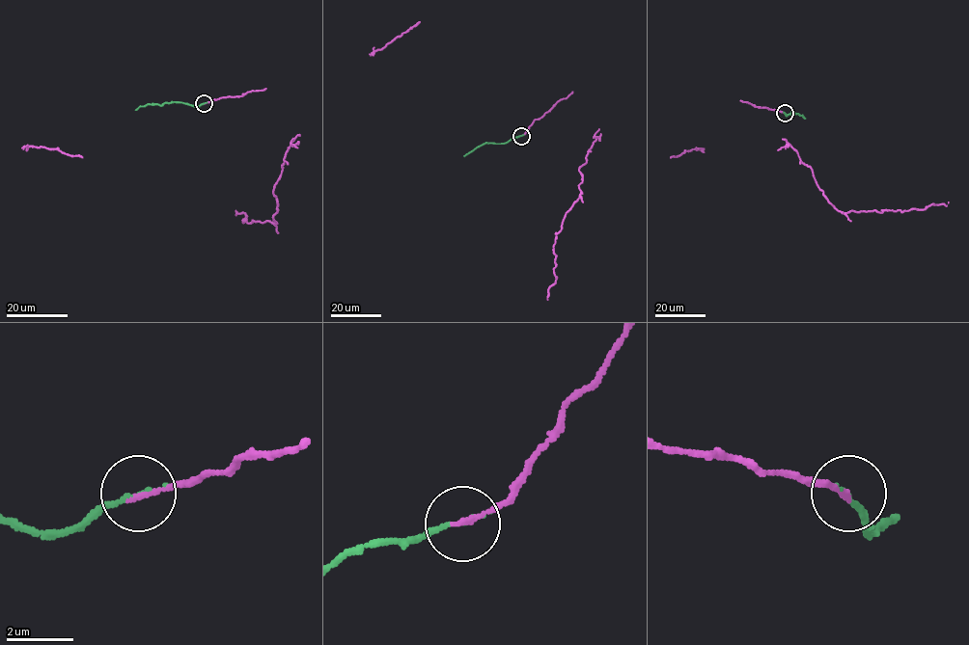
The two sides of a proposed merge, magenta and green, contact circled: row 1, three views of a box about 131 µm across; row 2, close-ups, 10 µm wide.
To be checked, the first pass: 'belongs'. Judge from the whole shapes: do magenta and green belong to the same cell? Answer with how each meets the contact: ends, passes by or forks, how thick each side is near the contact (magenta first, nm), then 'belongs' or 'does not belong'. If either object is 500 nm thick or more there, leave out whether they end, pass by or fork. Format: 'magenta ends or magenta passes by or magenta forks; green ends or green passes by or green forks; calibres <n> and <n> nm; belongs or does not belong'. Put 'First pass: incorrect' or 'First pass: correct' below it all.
magenta ends; green ends; calibres 170 and 130 nm; does not belong
First pass: incorrect

